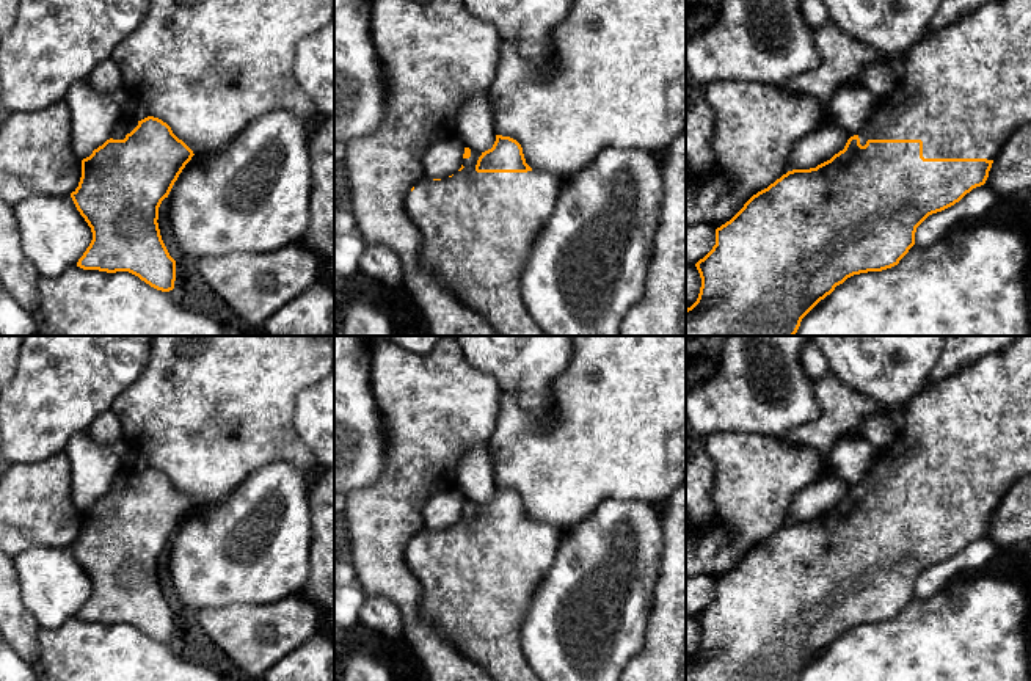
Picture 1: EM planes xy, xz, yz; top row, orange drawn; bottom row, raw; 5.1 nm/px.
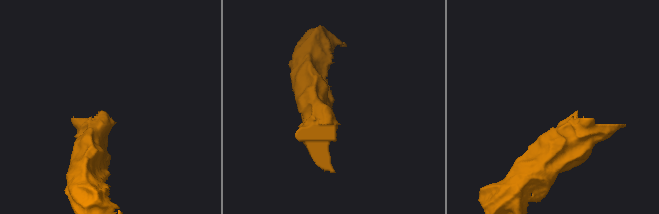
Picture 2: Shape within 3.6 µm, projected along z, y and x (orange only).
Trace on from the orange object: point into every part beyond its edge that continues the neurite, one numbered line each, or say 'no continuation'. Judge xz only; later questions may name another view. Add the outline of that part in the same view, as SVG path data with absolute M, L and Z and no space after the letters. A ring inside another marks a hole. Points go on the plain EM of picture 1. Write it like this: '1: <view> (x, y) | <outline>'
1: xz (477, 579) | M471 501L471 508L463 510L464 519L461 523L441 532L425 527L408 544L406 563L424 590L422 615L450 645L479 664L494 681L540 681L523 653L521 626L538 584L556 559L560 530L537 521L527 524L477 524L475 516L480 507L482 504Z

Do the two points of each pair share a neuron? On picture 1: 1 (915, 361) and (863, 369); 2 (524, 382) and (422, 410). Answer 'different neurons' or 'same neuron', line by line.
1: same neuron
2: different neurons

